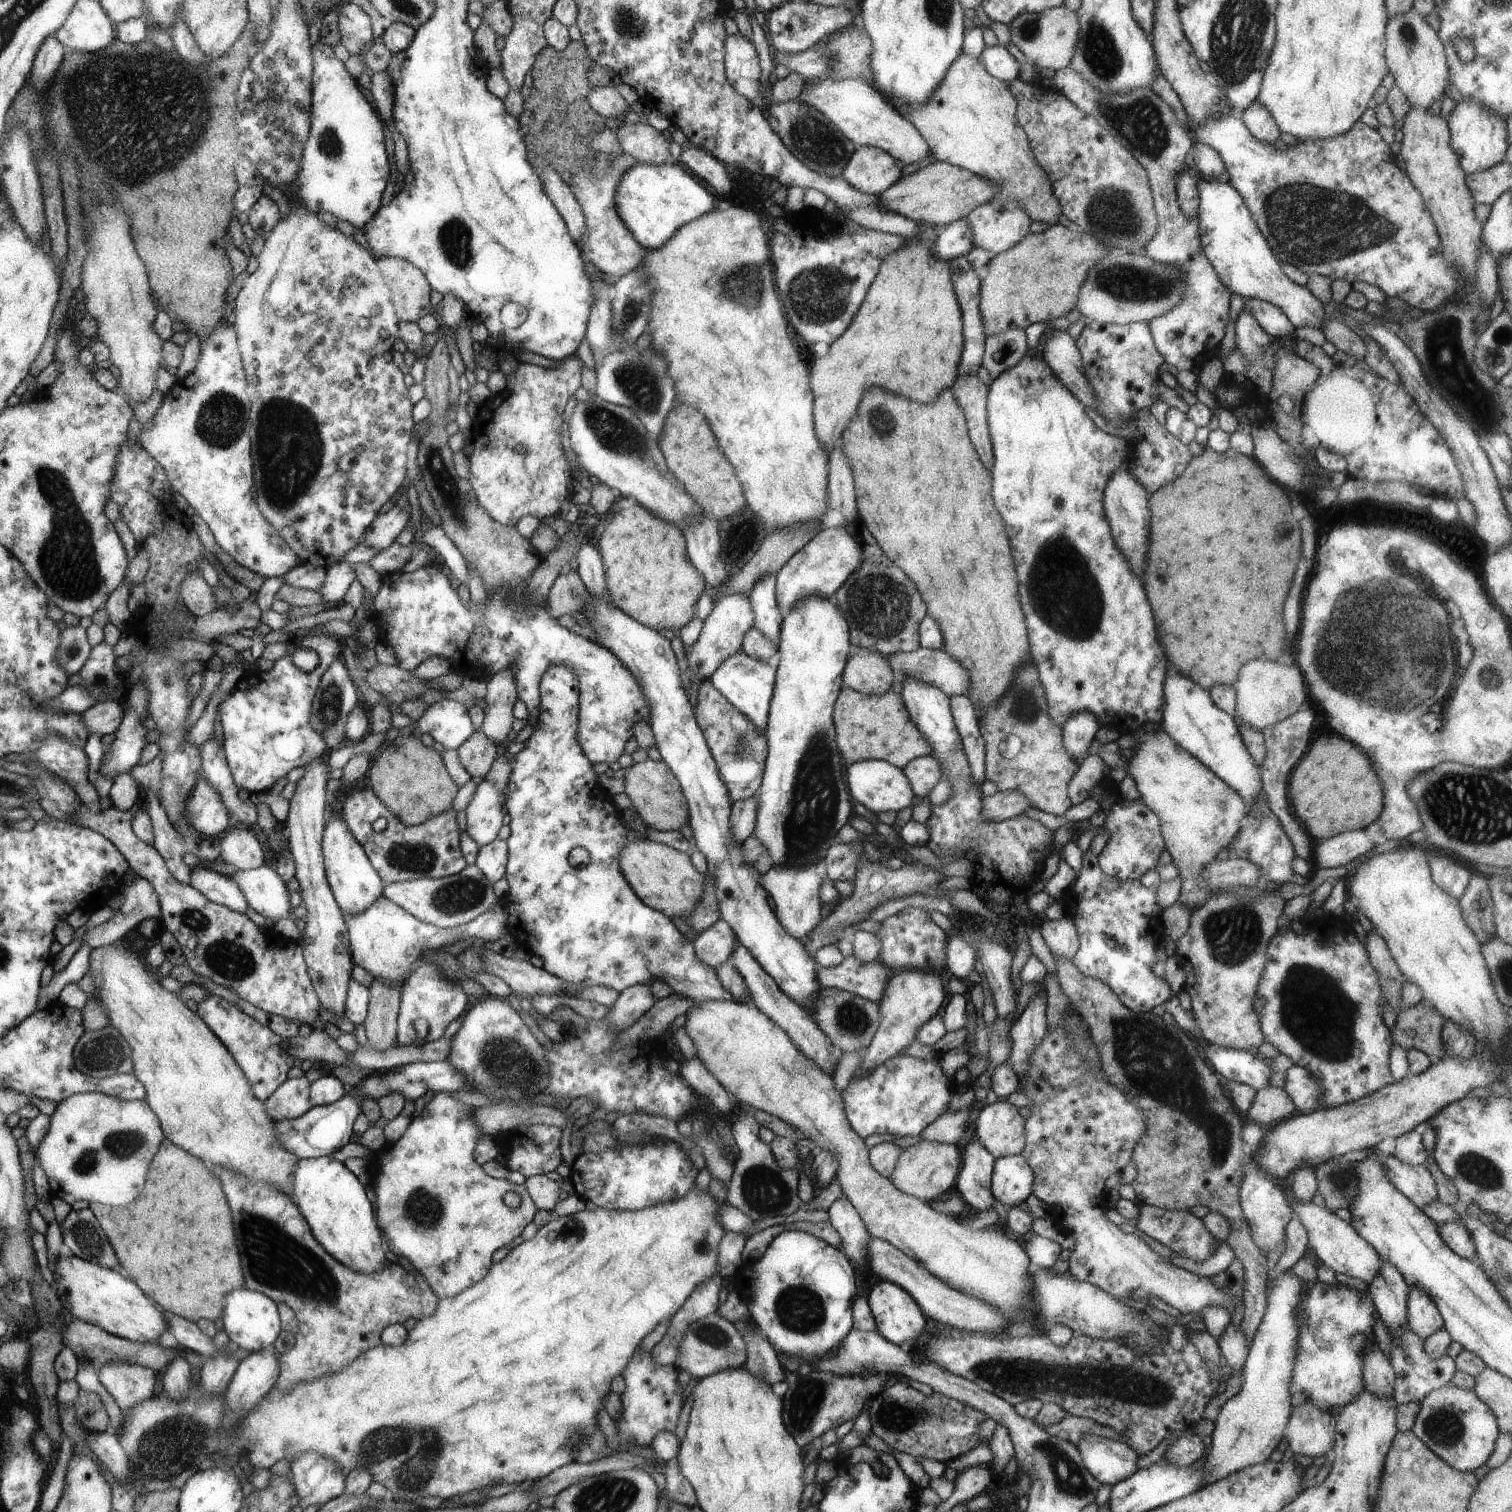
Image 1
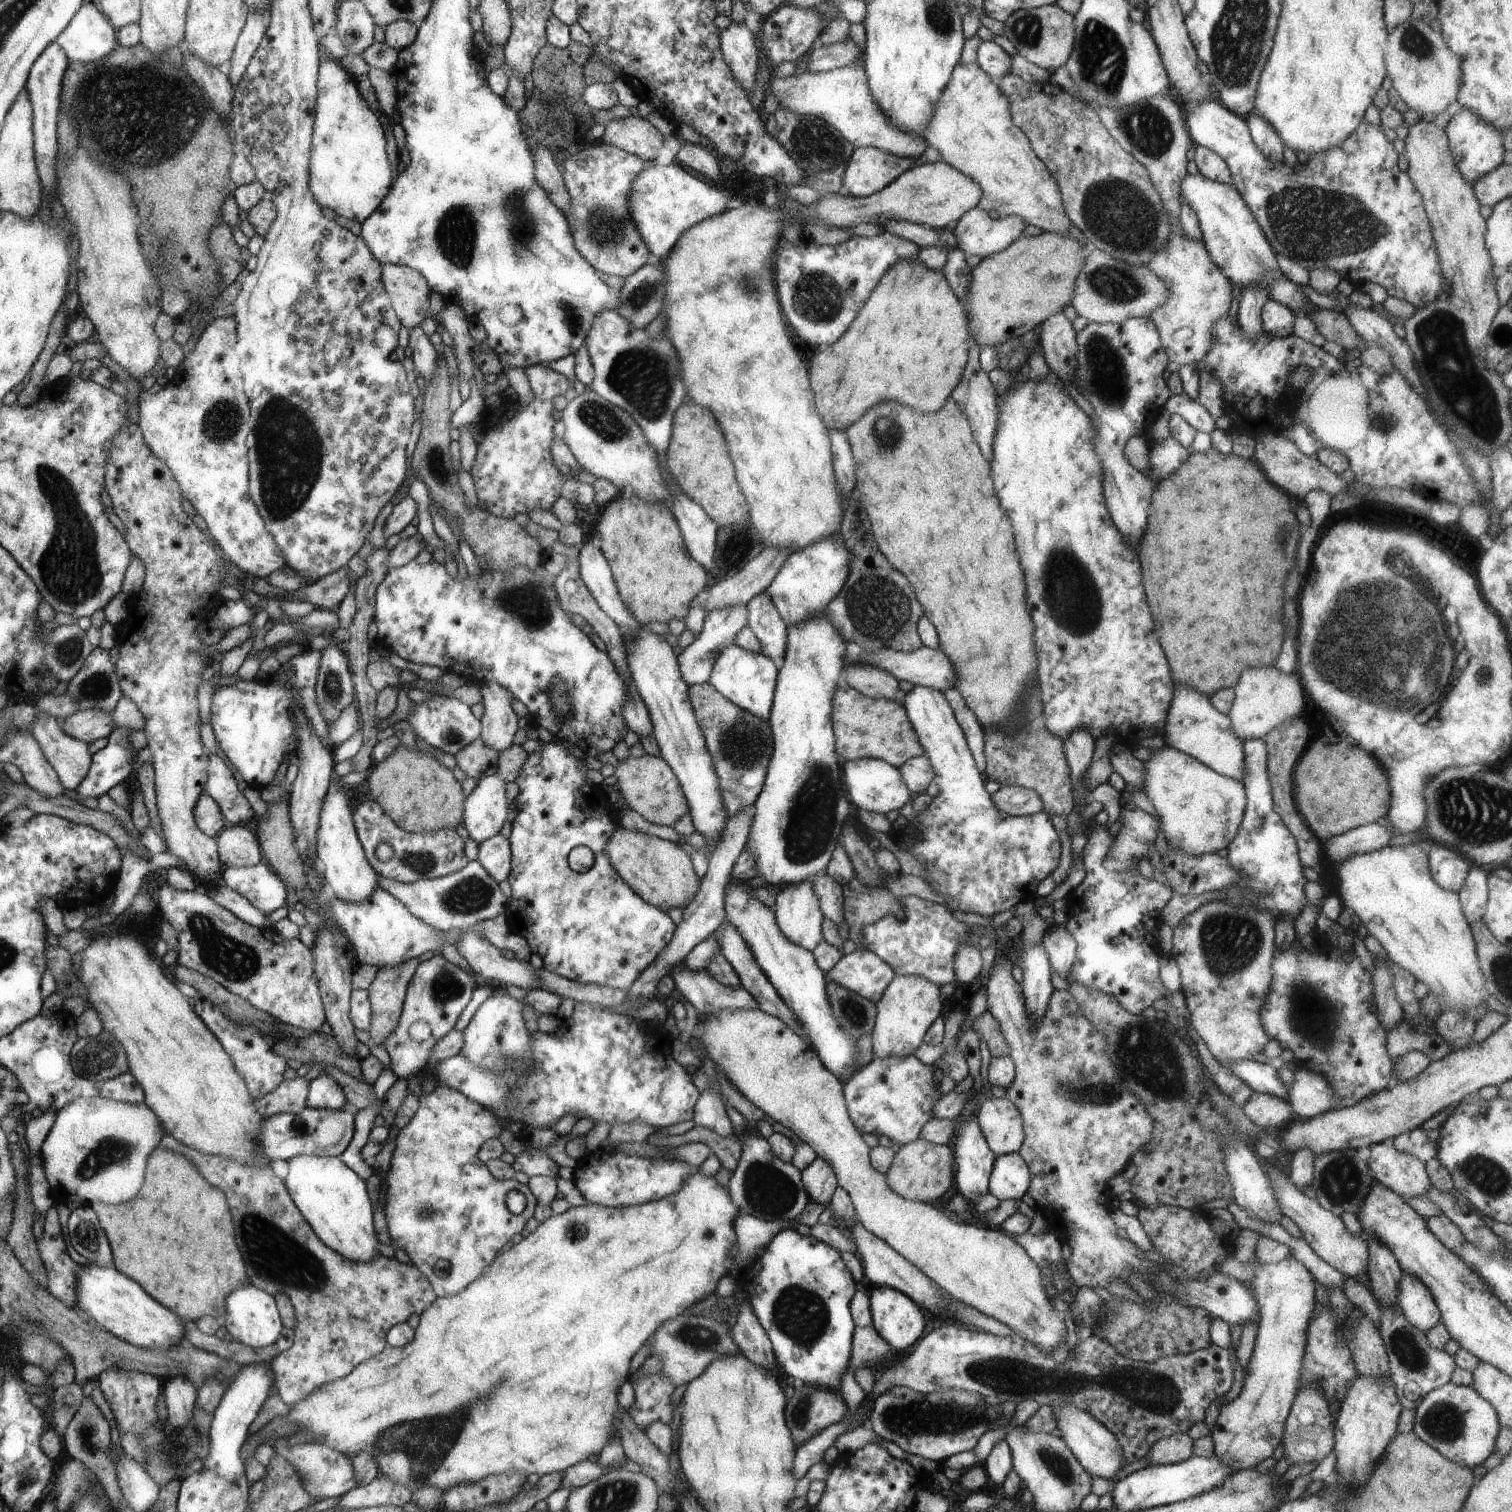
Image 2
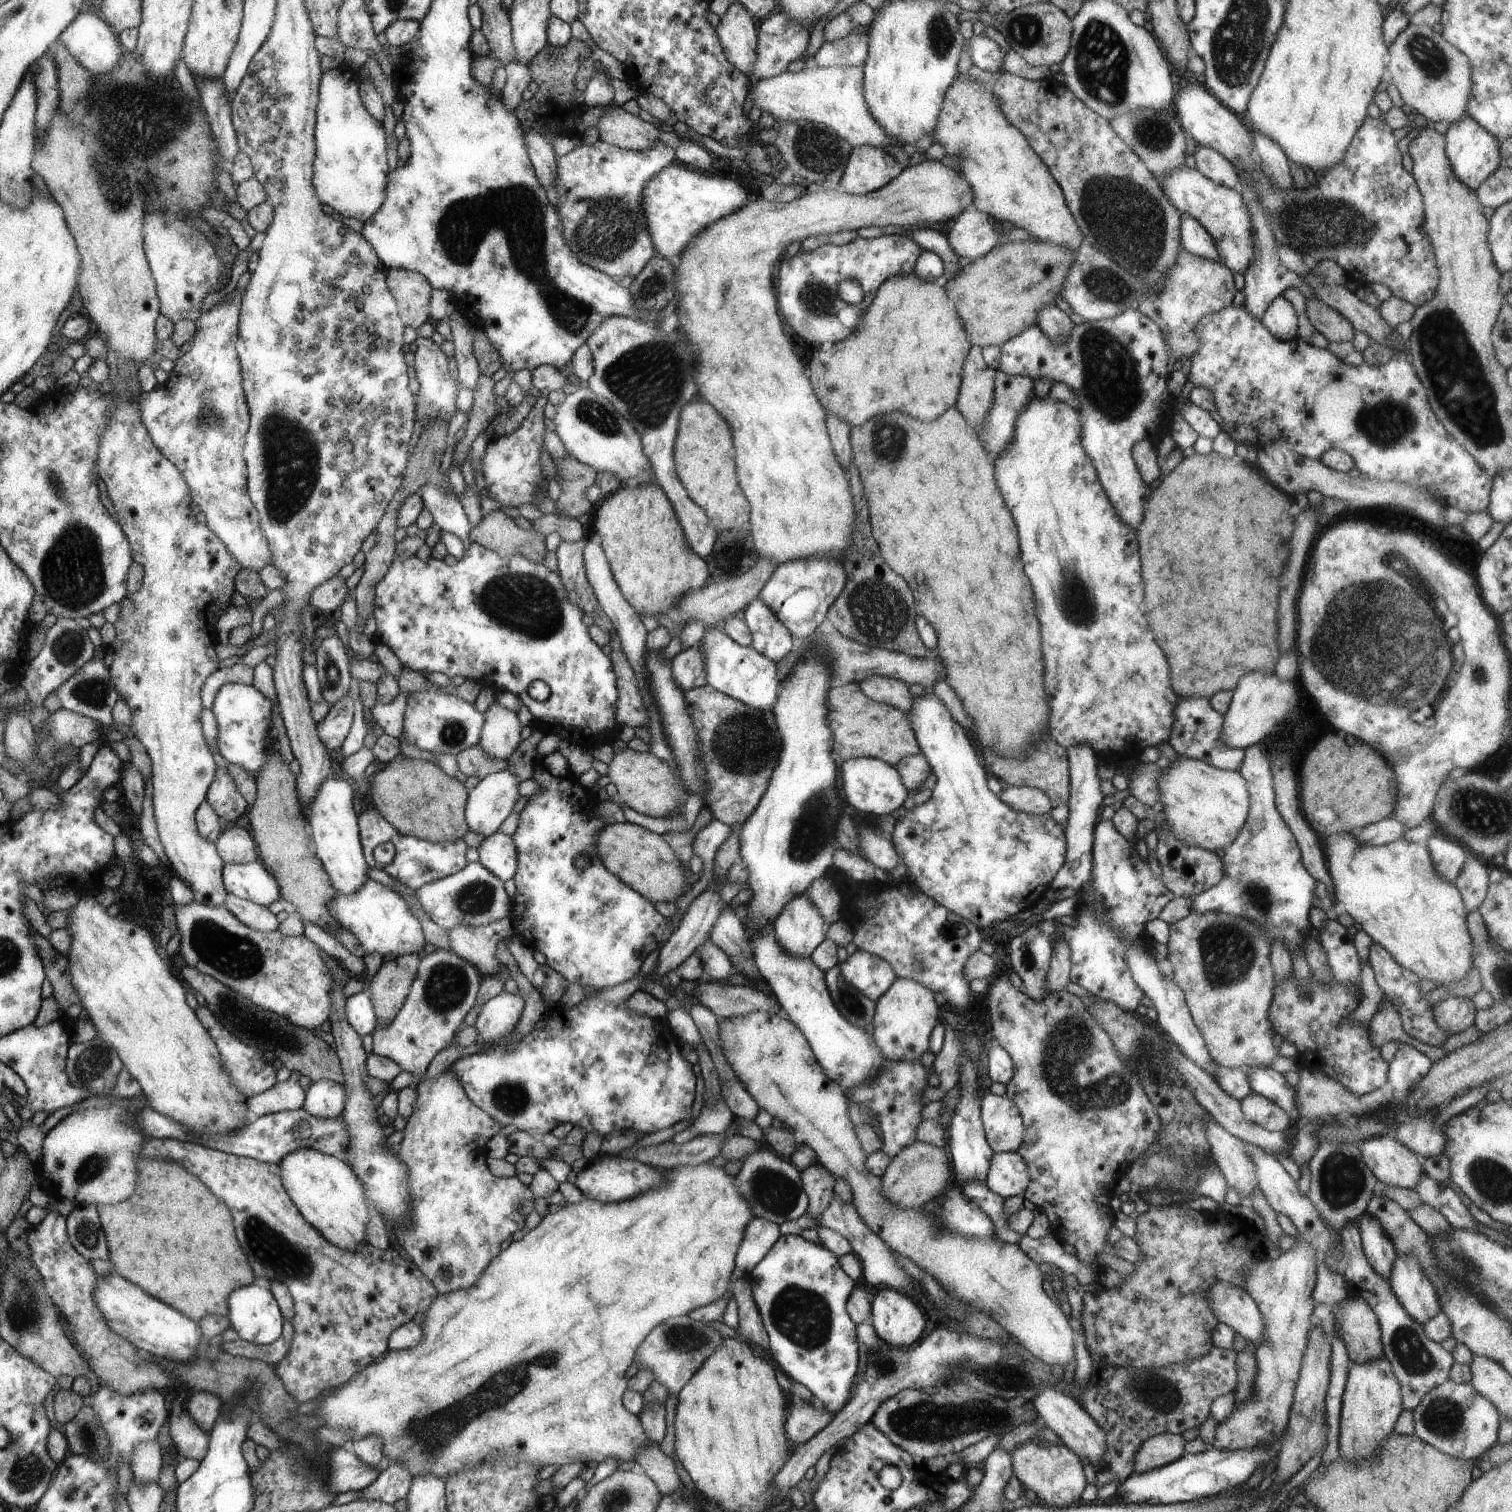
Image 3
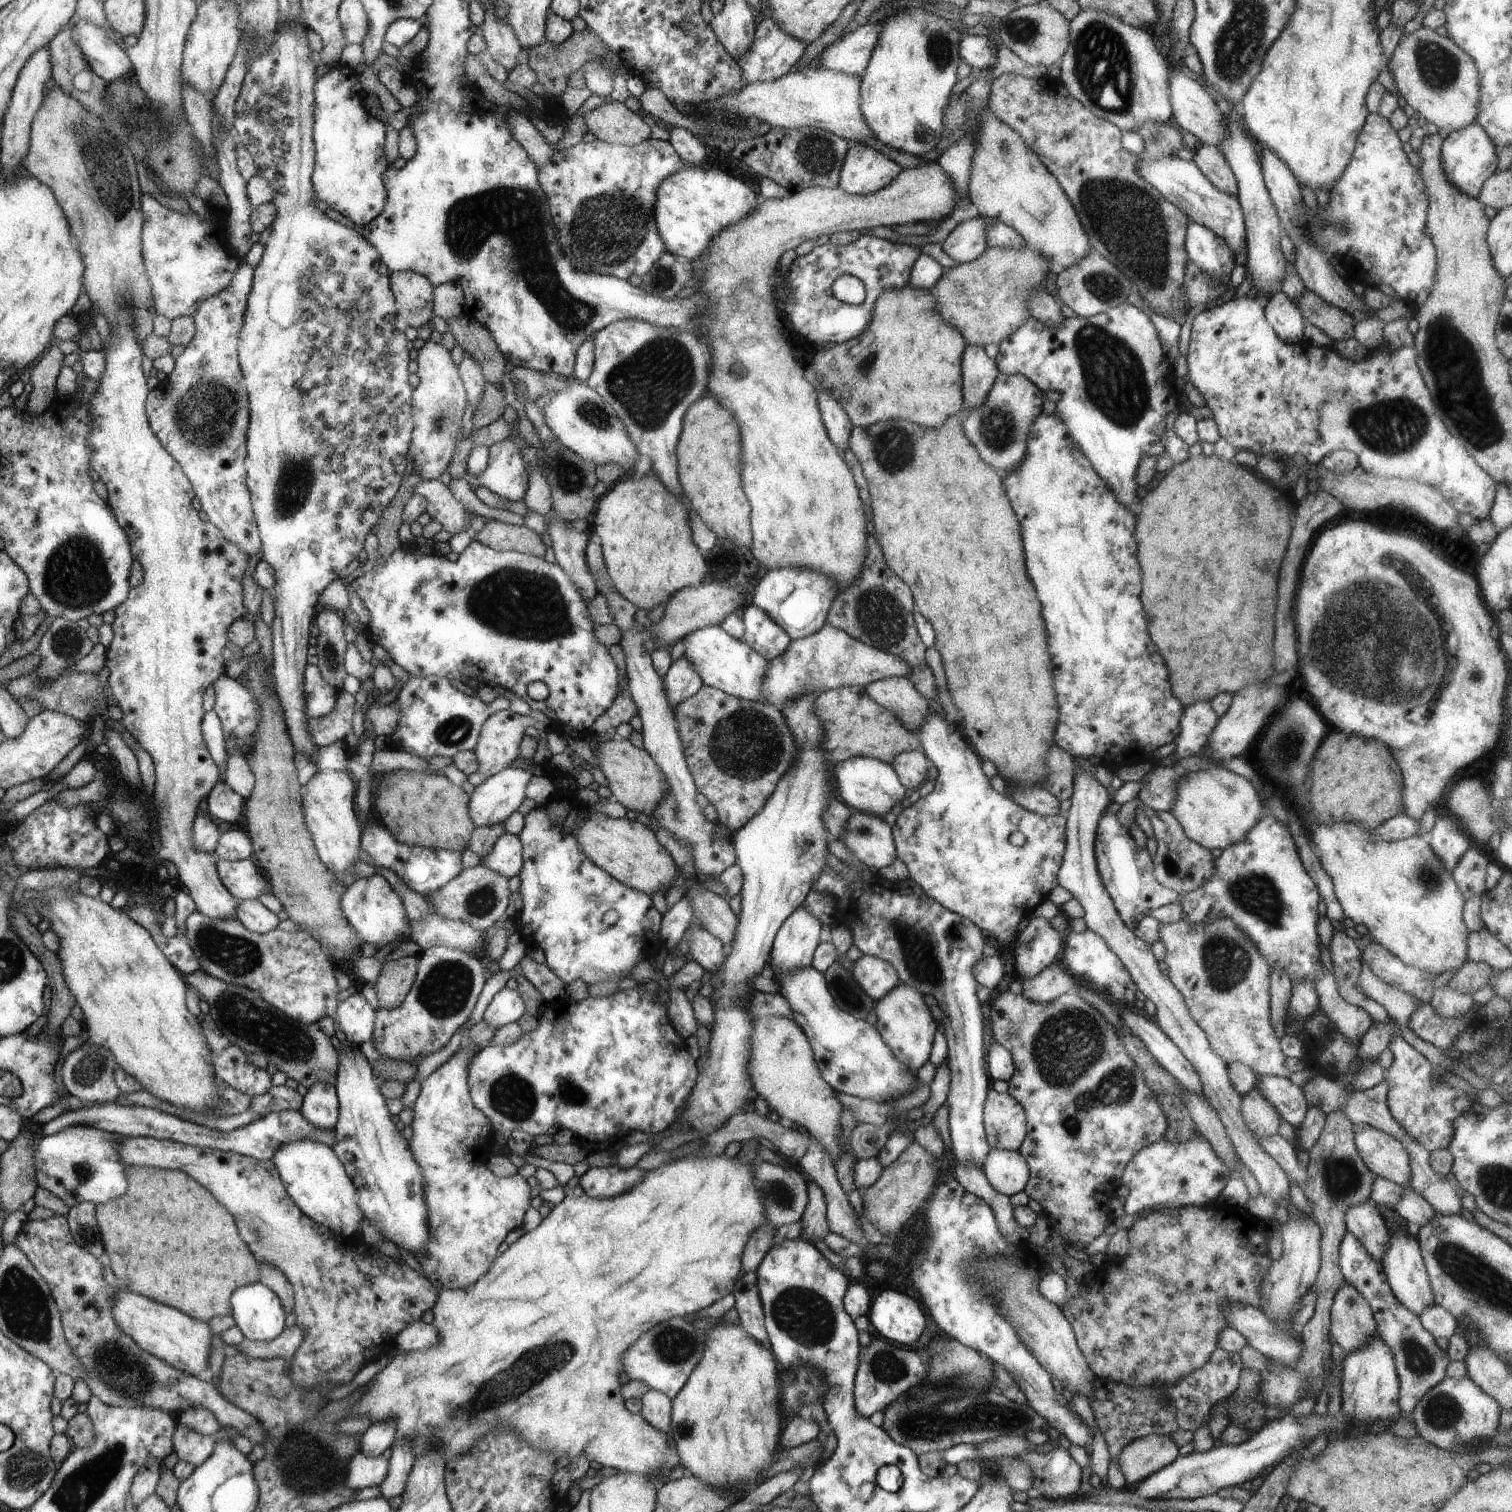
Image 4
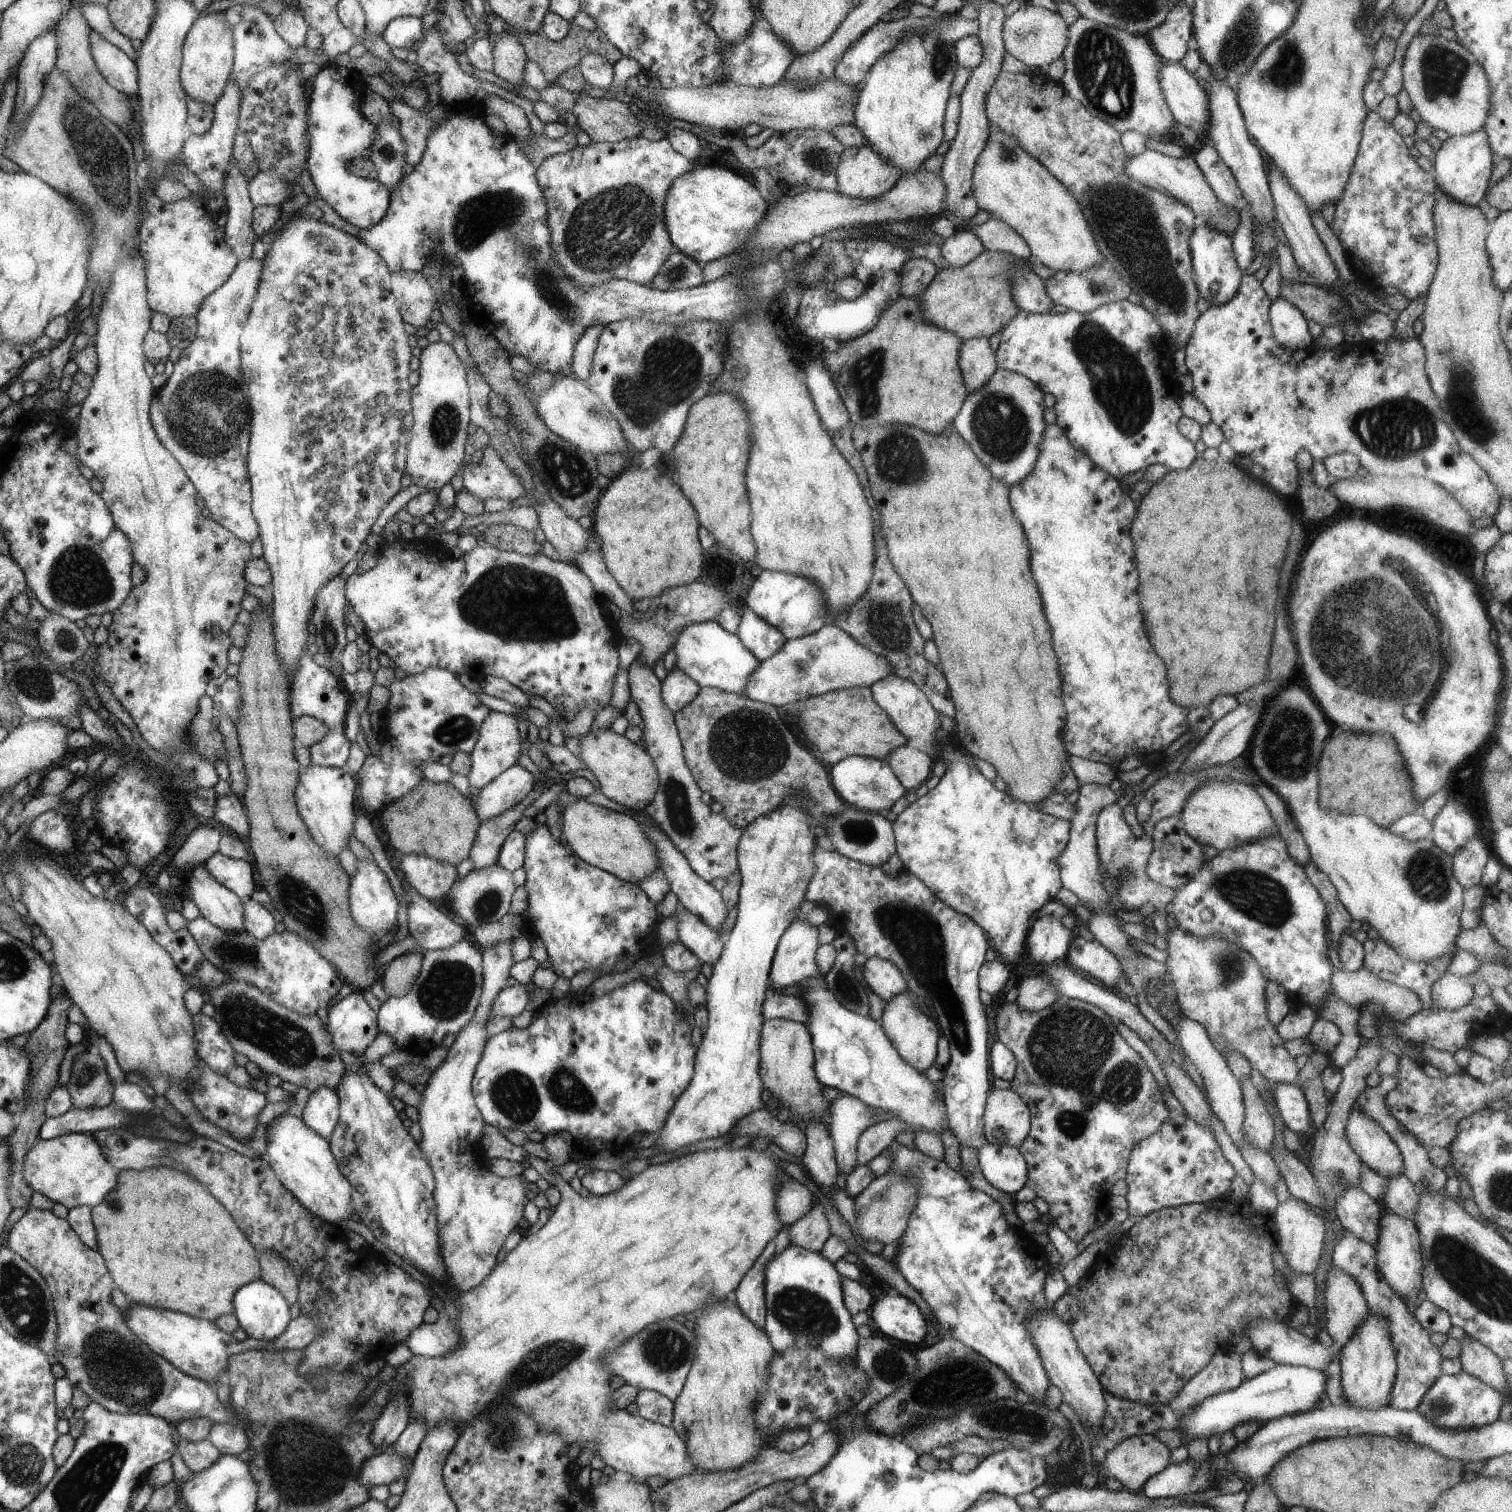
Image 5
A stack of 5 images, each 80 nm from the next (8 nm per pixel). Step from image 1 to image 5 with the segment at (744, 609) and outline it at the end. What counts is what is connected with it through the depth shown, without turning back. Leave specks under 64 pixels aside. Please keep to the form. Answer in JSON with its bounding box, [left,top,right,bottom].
[663,667,701,714]

